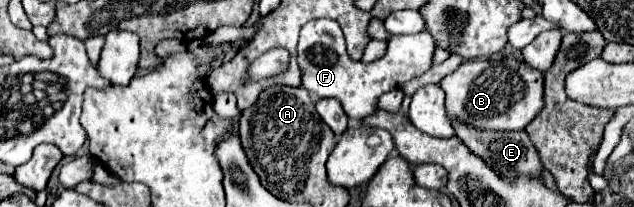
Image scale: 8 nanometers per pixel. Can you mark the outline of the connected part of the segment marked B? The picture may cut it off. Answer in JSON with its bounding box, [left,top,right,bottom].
[440,58,544,130]

